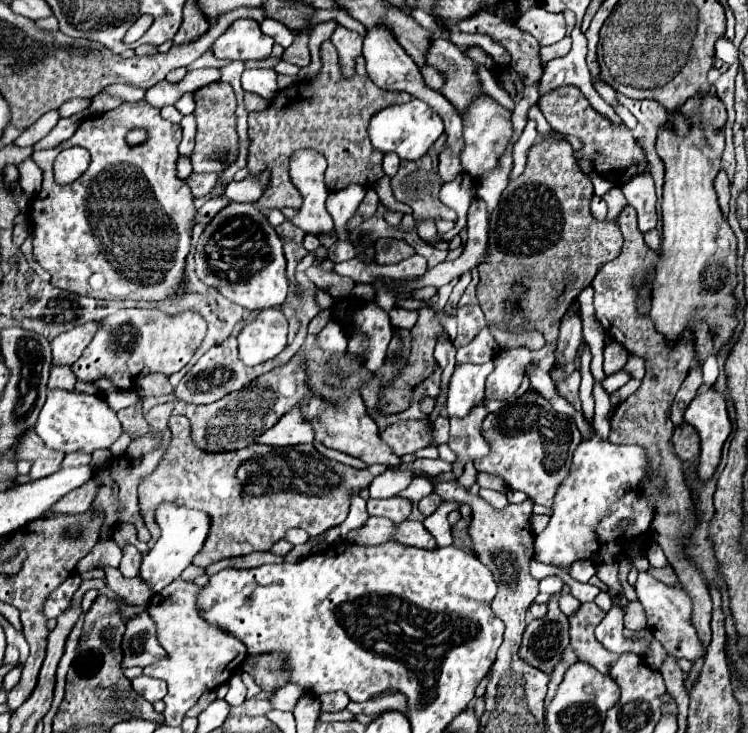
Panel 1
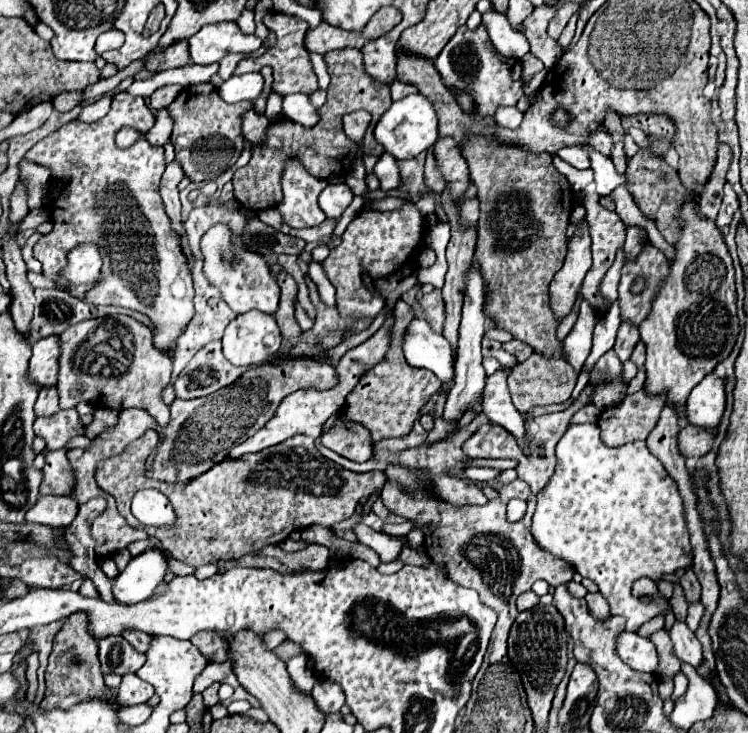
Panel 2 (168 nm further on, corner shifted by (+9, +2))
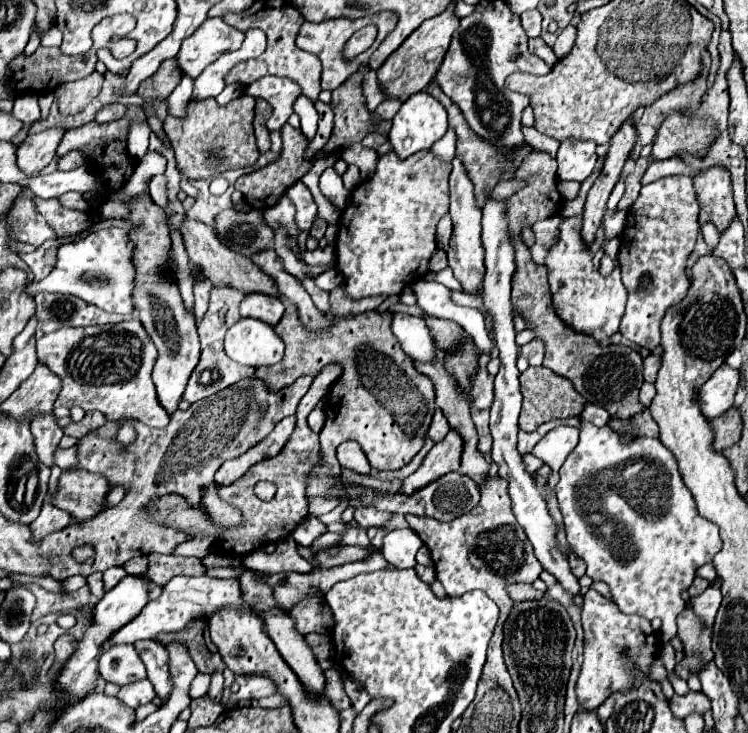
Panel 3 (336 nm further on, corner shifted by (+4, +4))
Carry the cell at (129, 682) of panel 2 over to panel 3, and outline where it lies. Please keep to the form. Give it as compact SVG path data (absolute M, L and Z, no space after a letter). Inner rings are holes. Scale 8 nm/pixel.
M137 680L135 684L123 686L123 688L119 690L117 698L119 698L123 704L127 704L129 708L137 708L137 706L141 706L141 704L151 702L151 700L155 698L155 692L153 692L149 680Z

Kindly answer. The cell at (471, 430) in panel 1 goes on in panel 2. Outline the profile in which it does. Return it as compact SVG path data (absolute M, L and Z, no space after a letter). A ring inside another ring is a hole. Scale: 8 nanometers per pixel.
M474 262L472 272L468 274L468 284L466 284L466 294L464 294L464 308L462 308L462 322L458 330L458 344L456 344L456 374L458 382L454 382L454 388L448 392L448 400L444 406L442 418L446 422L462 418L466 412L480 414L482 412L482 390L486 382L486 372L482 368L482 354L480 354L480 342L484 338L486 330L486 316L482 312L484 308L484 282L478 272L478 264Z

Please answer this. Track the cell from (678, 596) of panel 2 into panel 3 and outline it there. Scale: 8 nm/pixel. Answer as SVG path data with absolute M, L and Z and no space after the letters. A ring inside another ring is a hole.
M683 610L677 616L677 626L677 636L685 650L685 658L677 664L677 674L679 678L689 678L691 674L699 674L701 668L713 660L713 630L703 626L693 610Z

